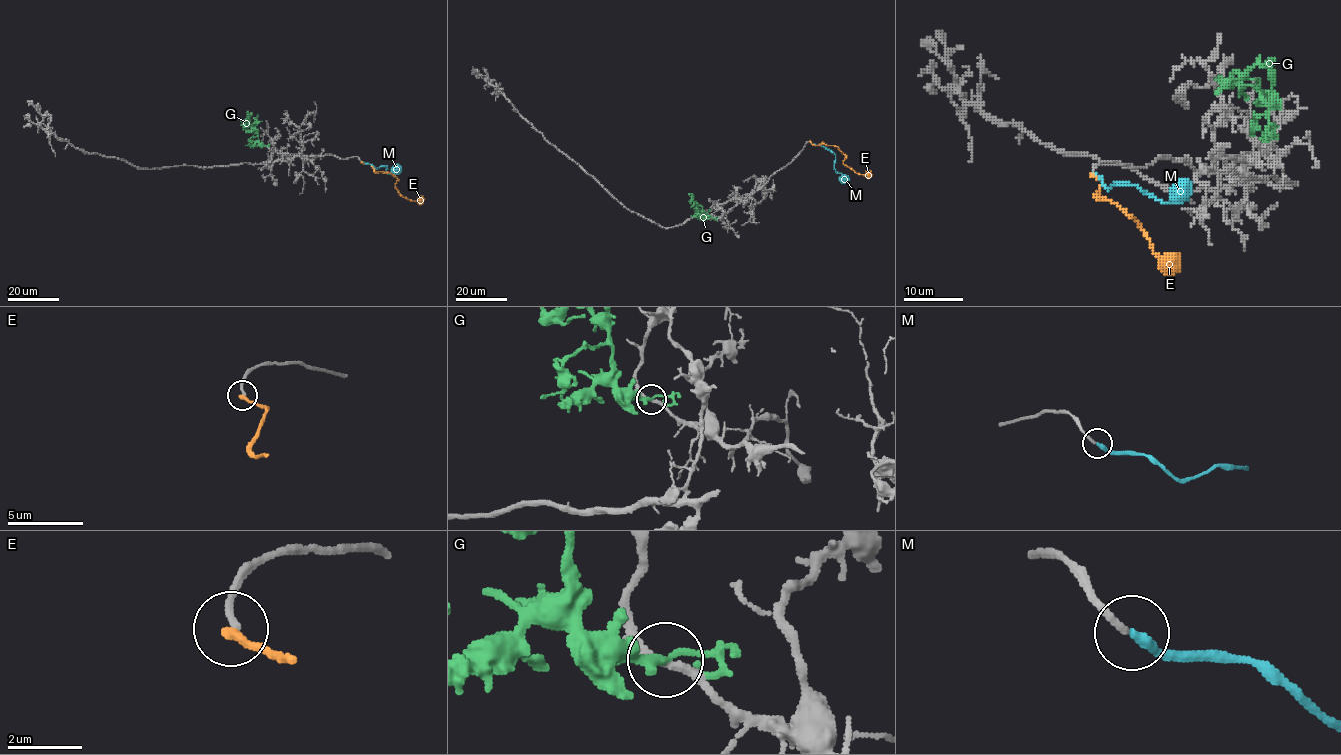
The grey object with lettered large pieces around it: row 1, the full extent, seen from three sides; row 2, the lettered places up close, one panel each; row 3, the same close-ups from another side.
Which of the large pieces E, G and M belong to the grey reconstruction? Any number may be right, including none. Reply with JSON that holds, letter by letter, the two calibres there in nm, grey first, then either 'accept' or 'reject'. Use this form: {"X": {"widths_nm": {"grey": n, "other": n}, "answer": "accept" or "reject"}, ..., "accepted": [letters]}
{"E": {"widths_nm": {"grey": 190, "other": 300}, "answer": "reject"}, "G": {"widths_nm": {"grey": 200, "other": 190}, "answer": "reject"}, "M": {"widths_nm": {"grey": 190, "other": 280}, "answer": "accept"}, "accepted": ["M"]}

